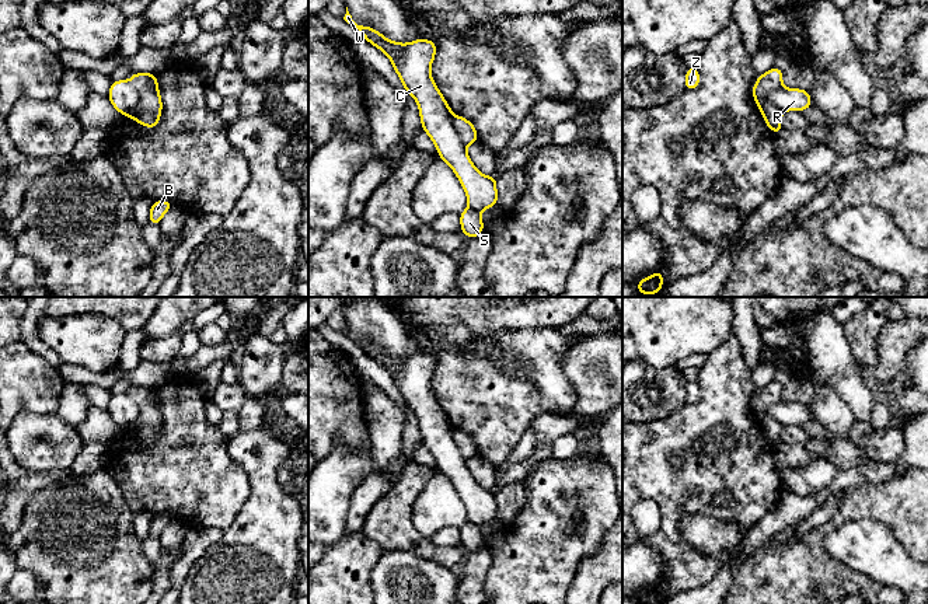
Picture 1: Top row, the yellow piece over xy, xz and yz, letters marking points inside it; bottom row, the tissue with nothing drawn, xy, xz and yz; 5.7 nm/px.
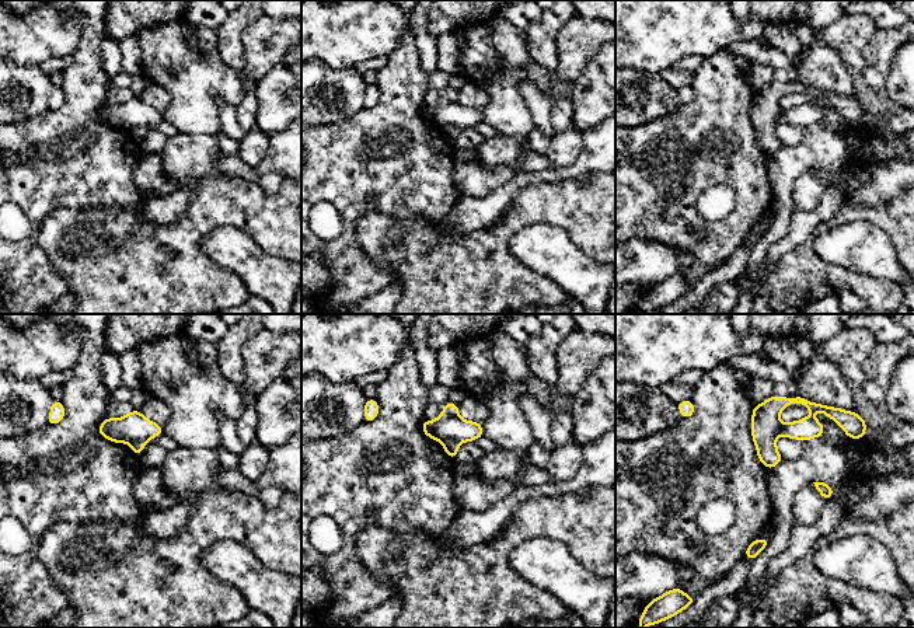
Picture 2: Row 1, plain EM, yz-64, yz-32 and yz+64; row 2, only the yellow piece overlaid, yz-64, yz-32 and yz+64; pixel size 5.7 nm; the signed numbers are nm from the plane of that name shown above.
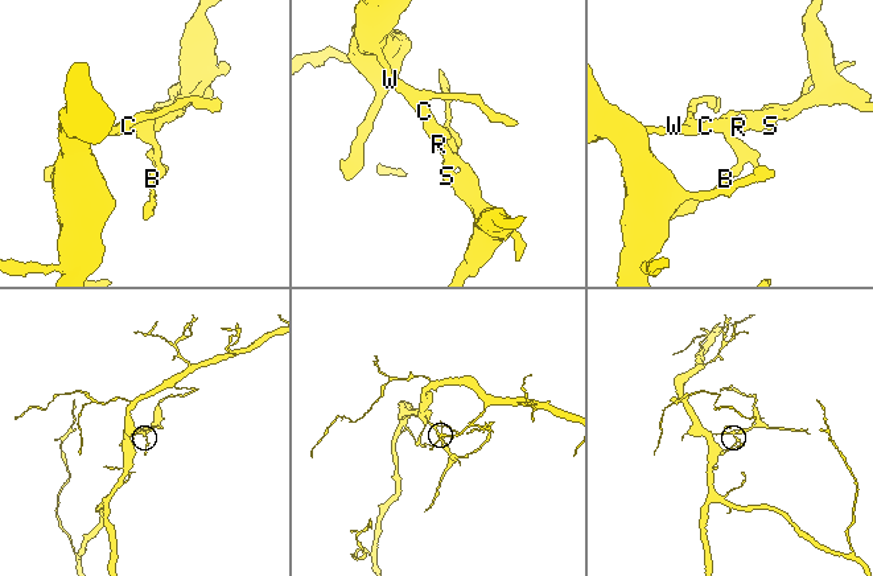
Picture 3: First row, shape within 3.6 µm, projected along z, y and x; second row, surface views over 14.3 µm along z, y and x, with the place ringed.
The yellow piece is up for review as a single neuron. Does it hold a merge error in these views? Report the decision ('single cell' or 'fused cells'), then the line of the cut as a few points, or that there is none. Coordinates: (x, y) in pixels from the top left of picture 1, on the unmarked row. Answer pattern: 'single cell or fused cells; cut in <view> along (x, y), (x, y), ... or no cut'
fused cells; cut in yz along (780, 400), (773, 402), (767, 412), (782, 425)

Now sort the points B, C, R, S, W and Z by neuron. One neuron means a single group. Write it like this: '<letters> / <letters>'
B S / C R W Z

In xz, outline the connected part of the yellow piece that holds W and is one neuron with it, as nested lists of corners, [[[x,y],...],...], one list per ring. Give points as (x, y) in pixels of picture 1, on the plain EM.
[[[348,321],[343,334],[388,370],[405,406],[411,408],[418,418],[422,443],[433,454],[439,471],[451,481],[461,496],[468,520],[475,524],[496,520],[496,492],[484,489],[472,478],[451,439],[453,426],[430,390],[430,380],[436,370],[435,356],[421,352],[409,357],[388,355],[374,342],[357,338]]]

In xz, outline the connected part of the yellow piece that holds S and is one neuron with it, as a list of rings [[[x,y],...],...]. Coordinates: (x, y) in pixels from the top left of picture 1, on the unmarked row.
[[[470,520],[460,528],[461,544],[468,552],[474,552],[484,547],[484,537],[481,524],[471,523]]]

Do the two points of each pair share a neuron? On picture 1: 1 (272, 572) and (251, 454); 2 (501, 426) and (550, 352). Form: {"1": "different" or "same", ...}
{"1": "same", "2": "same"}

